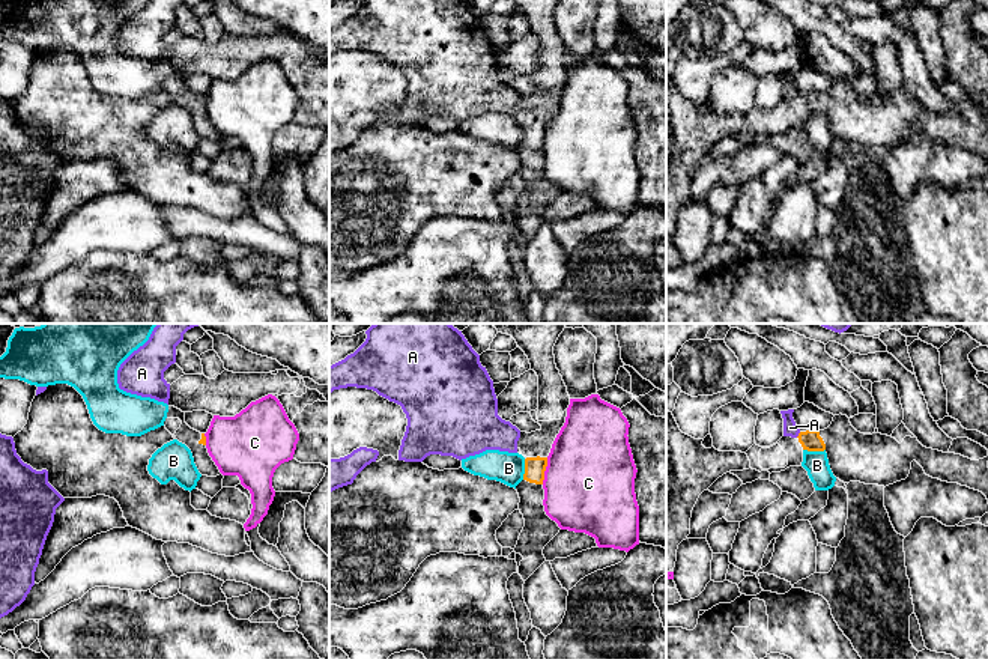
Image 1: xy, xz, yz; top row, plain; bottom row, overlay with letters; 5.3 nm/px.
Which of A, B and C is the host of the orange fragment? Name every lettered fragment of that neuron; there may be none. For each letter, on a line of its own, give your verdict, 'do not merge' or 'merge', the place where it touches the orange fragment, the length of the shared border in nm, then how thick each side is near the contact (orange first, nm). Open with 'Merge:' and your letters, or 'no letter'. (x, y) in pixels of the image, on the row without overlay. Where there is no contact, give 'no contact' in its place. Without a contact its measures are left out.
Merge: no letter
A: do not merge; meets orange in yz at (799, 98); contact 40 nm long; 110 nm thick on the orange side, 80 nm on the other
B: do not merge; meets orange in yz at (814, 113); contact 120 nm long; 110 nm thick on the orange side, 130 nm on the other
C: do not merge; meets orange in xz at (545, 133); contact 150 nm long; 110 nm thick on the orange side, 480 nm on the other

